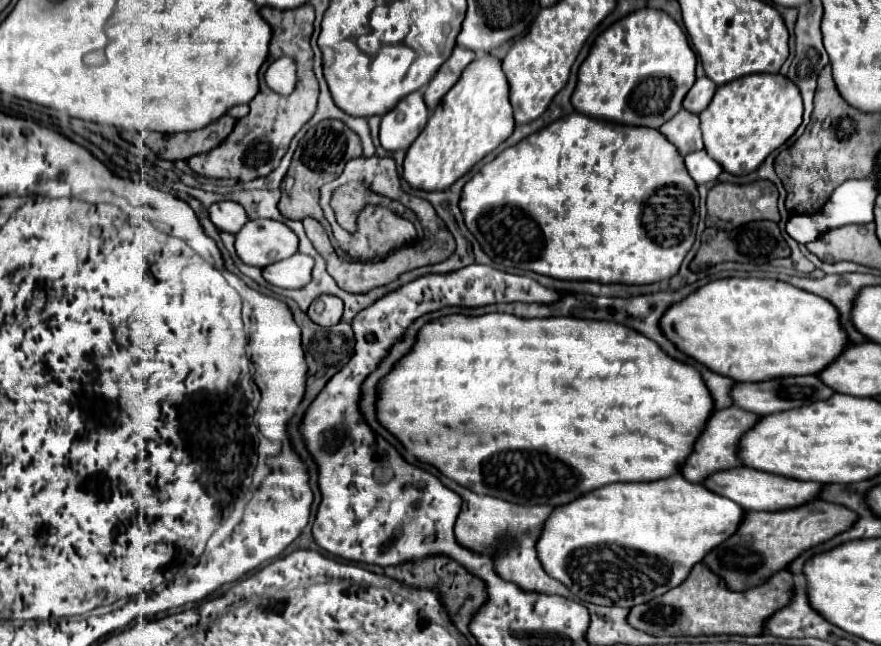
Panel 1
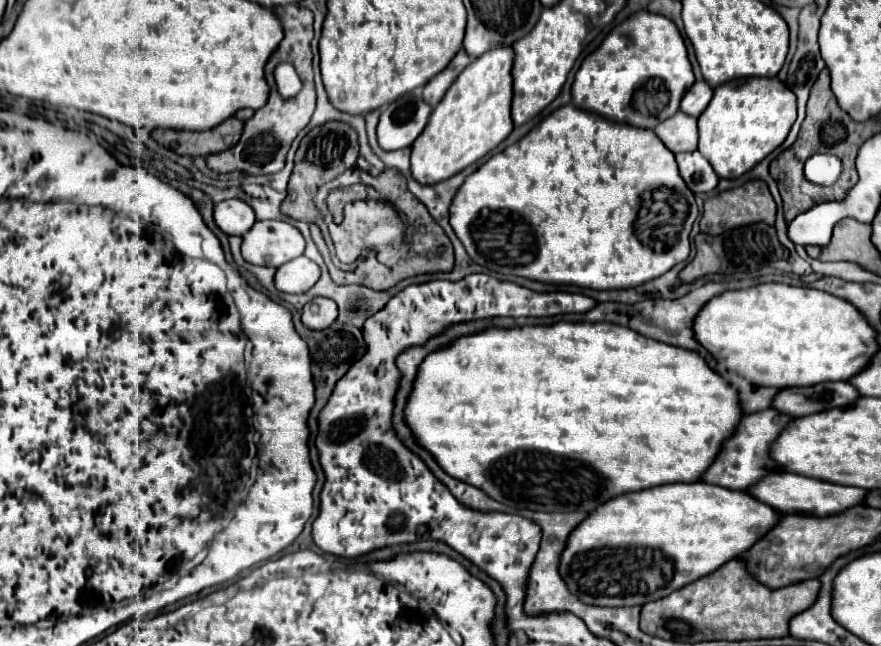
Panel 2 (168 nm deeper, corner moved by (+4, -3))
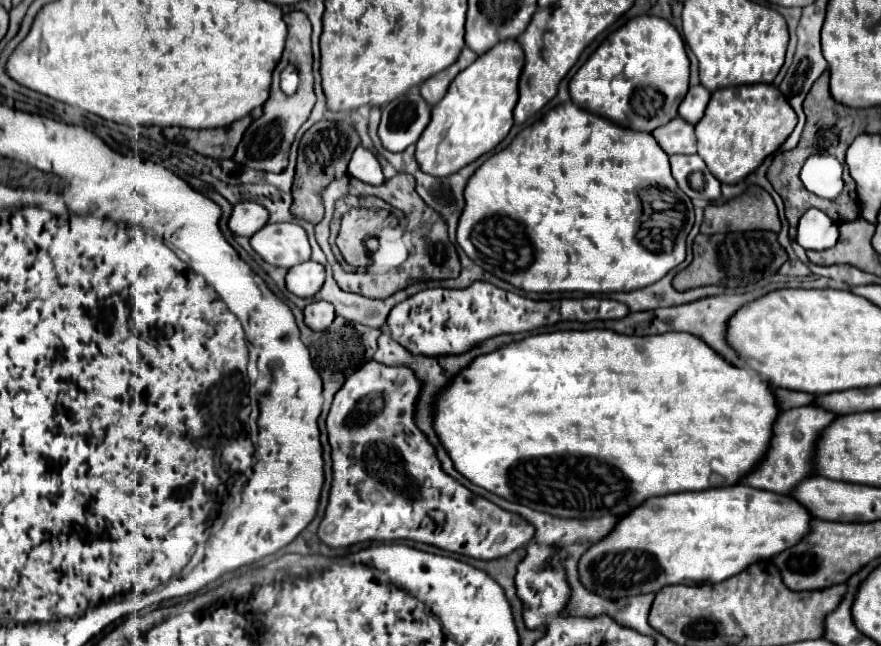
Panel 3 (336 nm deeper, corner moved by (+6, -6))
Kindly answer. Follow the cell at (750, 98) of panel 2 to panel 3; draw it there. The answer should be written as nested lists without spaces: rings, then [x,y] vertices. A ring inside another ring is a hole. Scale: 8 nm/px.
[[[744,84],[744,86],[732,86],[716,90],[710,98],[710,104],[702,116],[702,120],[696,124],[696,138],[698,138],[698,156],[706,162],[708,170],[724,184],[738,184],[744,180],[750,172],[754,172],[762,160],[770,154],[774,154],[788,134],[796,126],[796,114],[788,100],[780,94],[780,90],[772,84]]]

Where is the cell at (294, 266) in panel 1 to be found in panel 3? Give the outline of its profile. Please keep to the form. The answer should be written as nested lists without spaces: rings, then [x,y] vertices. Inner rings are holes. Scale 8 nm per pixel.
[[[308,260],[288,270],[286,288],[300,298],[310,298],[320,290],[320,286],[324,284],[324,278],[326,278],[324,266]]]

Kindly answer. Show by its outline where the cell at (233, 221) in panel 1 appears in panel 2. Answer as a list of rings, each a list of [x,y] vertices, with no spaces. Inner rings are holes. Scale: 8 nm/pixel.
[[[228,199],[214,207],[216,225],[228,235],[244,235],[256,223],[254,209],[240,199]]]

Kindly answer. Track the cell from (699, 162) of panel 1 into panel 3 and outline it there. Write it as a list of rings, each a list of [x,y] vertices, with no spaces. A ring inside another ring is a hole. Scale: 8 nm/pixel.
[[[698,154],[692,156],[670,156],[672,164],[672,176],[676,178],[680,190],[694,198],[704,200],[716,200],[720,198],[720,182],[710,174],[706,164],[698,158]]]

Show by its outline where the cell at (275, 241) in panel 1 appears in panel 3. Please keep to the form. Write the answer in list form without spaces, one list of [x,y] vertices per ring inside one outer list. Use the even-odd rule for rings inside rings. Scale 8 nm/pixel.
[[[292,222],[266,224],[250,236],[254,252],[272,266],[292,268],[310,258],[310,244],[302,226]]]

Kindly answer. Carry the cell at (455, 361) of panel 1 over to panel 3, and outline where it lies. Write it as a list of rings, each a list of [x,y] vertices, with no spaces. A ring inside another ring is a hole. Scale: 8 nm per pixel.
[[[594,328],[594,330],[556,330],[556,332],[548,332],[548,334],[534,334],[534,336],[528,336],[524,340],[518,340],[518,342],[510,342],[510,344],[504,344],[500,346],[498,350],[490,352],[490,354],[482,354],[478,358],[474,358],[470,362],[470,366],[462,368],[452,380],[448,380],[446,386],[442,386],[438,392],[436,392],[436,398],[432,402],[432,428],[440,440],[440,444],[444,446],[444,450],[448,452],[448,456],[452,458],[454,462],[454,468],[464,476],[468,478],[472,484],[504,498],[504,500],[510,500],[510,502],[522,502],[524,506],[530,506],[532,510],[538,510],[538,512],[546,512],[546,514],[552,514],[552,516],[558,516],[558,518],[600,518],[604,514],[612,514],[612,516],[620,516],[620,514],[626,514],[628,510],[640,506],[640,502],[652,498],[652,496],[664,496],[664,494],[670,494],[670,492],[688,492],[688,490],[704,490],[704,488],[722,488],[722,486],[734,486],[736,484],[736,478],[740,478],[740,474],[744,474],[744,470],[748,470],[748,466],[752,466],[752,462],[756,462],[756,458],[760,458],[760,454],[764,454],[764,450],[768,450],[768,438],[772,436],[772,418],[776,418],[778,408],[776,408],[776,402],[774,402],[774,396],[772,396],[772,390],[750,370],[740,370],[736,366],[730,366],[728,362],[724,362],[712,348],[704,346],[704,342],[700,342],[698,338],[692,338],[690,334],[660,334],[660,336],[626,336],[626,334],[618,334],[614,330],[600,330],[600,328]]]

